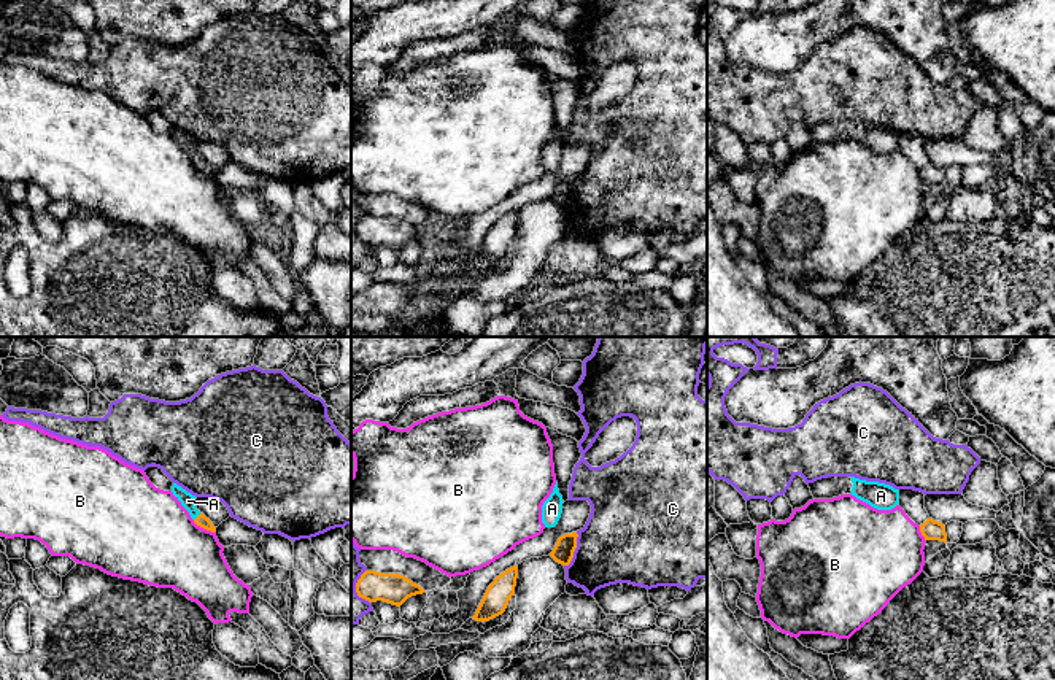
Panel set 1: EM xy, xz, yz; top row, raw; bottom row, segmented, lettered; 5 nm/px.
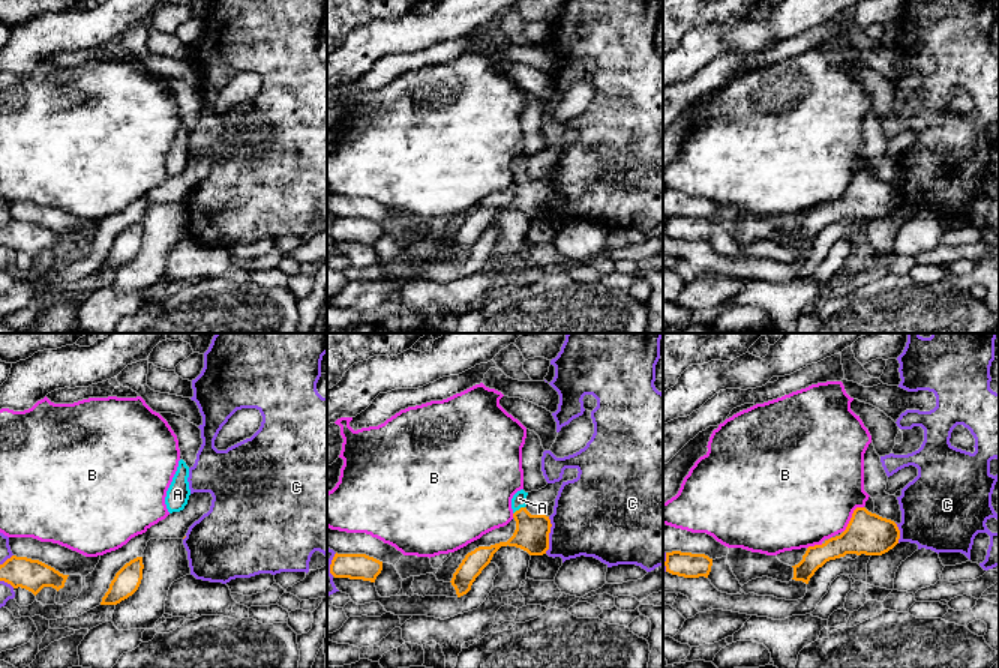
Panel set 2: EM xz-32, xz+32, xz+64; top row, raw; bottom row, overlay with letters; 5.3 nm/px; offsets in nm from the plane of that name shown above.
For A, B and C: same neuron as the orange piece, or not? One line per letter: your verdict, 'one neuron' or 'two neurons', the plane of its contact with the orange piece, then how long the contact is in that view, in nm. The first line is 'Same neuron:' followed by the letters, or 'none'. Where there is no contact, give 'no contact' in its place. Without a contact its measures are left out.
Same neuron: A
A: one neuron | xy | 50 nm
B: two neurons | xy | 140 nm
C: two neurons | xz | 190 nm

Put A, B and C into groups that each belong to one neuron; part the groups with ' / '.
A / B / C

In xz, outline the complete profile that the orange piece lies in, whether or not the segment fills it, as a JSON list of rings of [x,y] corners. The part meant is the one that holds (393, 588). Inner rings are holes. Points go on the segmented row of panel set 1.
[[[365,570],[356,583],[356,593],[369,602],[383,601],[400,607],[408,597],[426,591],[404,575]]]

